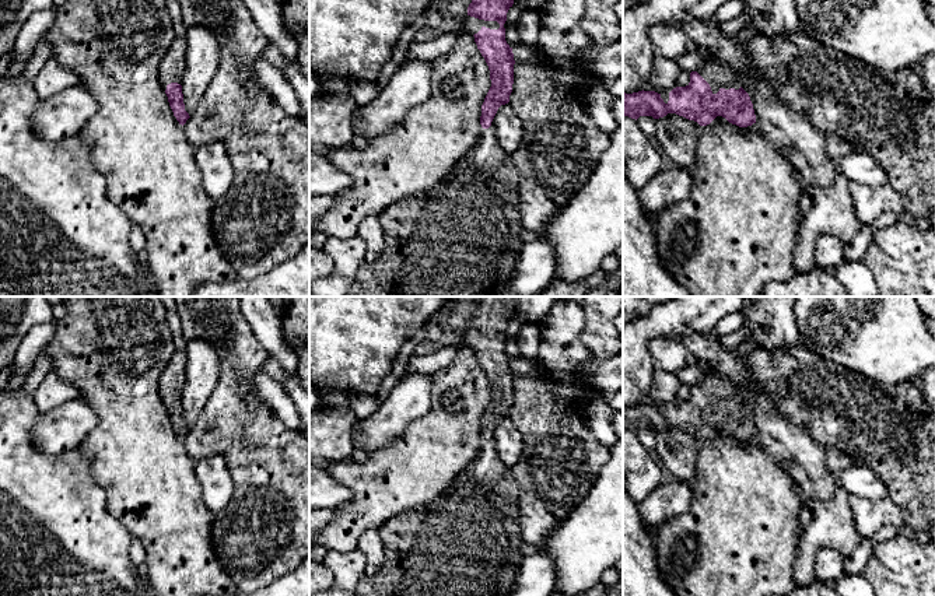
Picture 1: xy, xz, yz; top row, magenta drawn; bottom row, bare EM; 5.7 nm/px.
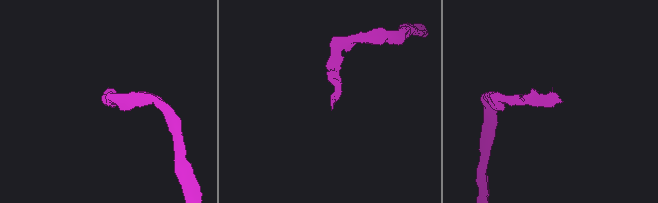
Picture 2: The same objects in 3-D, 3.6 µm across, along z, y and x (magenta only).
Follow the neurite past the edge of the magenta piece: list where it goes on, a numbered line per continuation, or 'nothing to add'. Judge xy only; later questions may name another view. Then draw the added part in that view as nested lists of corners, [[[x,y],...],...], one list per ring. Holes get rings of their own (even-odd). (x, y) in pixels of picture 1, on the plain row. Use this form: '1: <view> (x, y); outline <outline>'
1: xy (172, 379); outline [[[175,351],[160,376],[160,397],[162,403],[171,396],[182,399],[185,388],[186,353]]]

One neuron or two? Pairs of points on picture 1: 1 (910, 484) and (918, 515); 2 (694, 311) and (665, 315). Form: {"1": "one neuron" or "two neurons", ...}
{"1": "one neuron", "2": "one neuron"}

